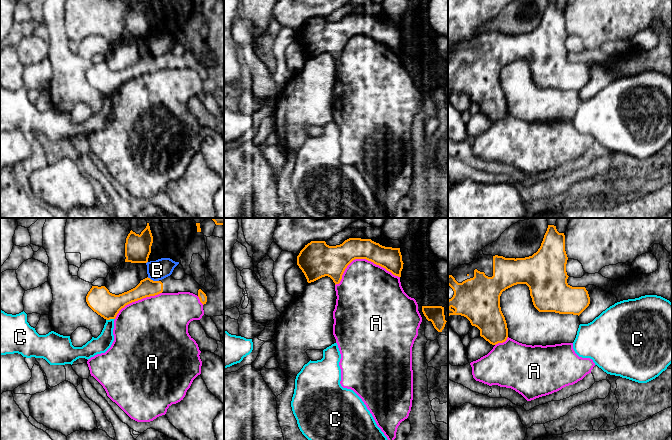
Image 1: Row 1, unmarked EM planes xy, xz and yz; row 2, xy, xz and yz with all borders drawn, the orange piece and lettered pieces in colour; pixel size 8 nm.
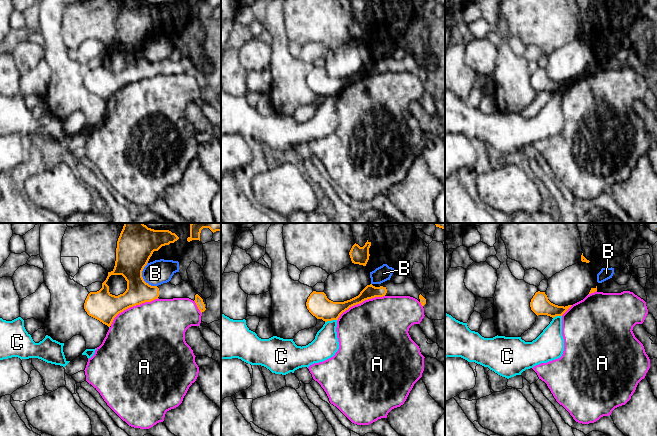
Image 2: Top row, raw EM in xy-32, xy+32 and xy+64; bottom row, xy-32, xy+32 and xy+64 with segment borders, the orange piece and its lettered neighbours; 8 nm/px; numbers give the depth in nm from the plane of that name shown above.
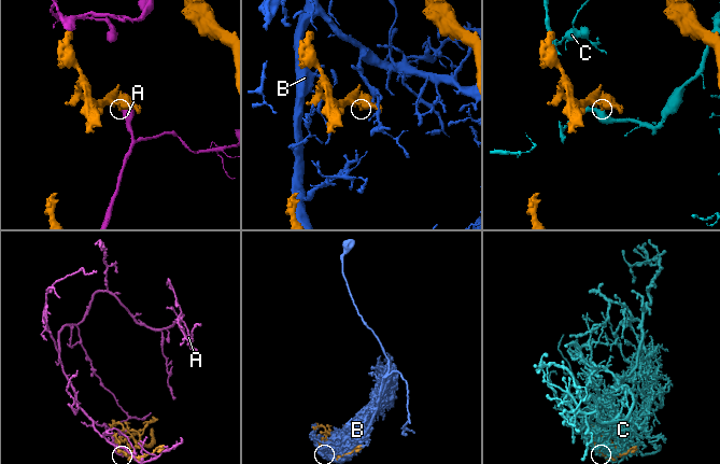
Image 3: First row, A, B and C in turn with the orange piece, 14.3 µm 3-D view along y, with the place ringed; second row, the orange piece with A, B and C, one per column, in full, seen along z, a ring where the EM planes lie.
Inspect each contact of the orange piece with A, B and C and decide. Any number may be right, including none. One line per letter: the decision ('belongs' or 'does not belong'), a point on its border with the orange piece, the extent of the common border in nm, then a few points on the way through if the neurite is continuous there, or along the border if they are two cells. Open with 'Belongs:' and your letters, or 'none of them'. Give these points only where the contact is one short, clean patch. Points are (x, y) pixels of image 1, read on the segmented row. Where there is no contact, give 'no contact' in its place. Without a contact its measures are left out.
Belongs: none of them
A: does not belong; contact xz (363, 258); length 550 nm
B: does not belong; contact xy (152, 280); length 100 nm
C: does not belong; contact xy (110, 318); length 70 nm; border xy (114, 318), (106, 320)

